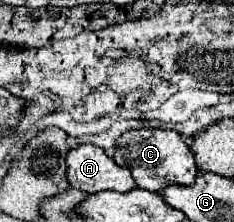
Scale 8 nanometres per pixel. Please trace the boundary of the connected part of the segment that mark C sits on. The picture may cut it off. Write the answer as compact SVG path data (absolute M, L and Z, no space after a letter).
M130 129L120 135L114 147L112 159L120 165L130 169L132 179L140 189L160 193L164 185L178 183L178 185L190 185L190 181L196 177L196 165L194 155L188 149L188 145L180 139L180 135L172 129Z

